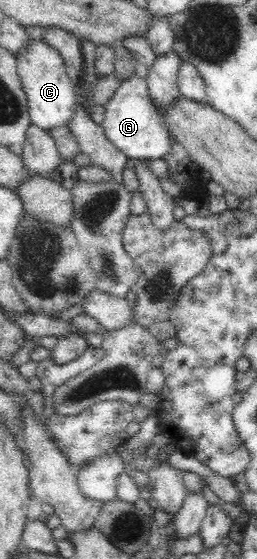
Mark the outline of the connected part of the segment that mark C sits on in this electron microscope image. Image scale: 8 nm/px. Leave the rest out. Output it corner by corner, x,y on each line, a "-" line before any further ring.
44,40
32,42
16,56
18,73
28,100
28,113
33,126
51,133
55,128
68,126
76,110
76,88
61,55

